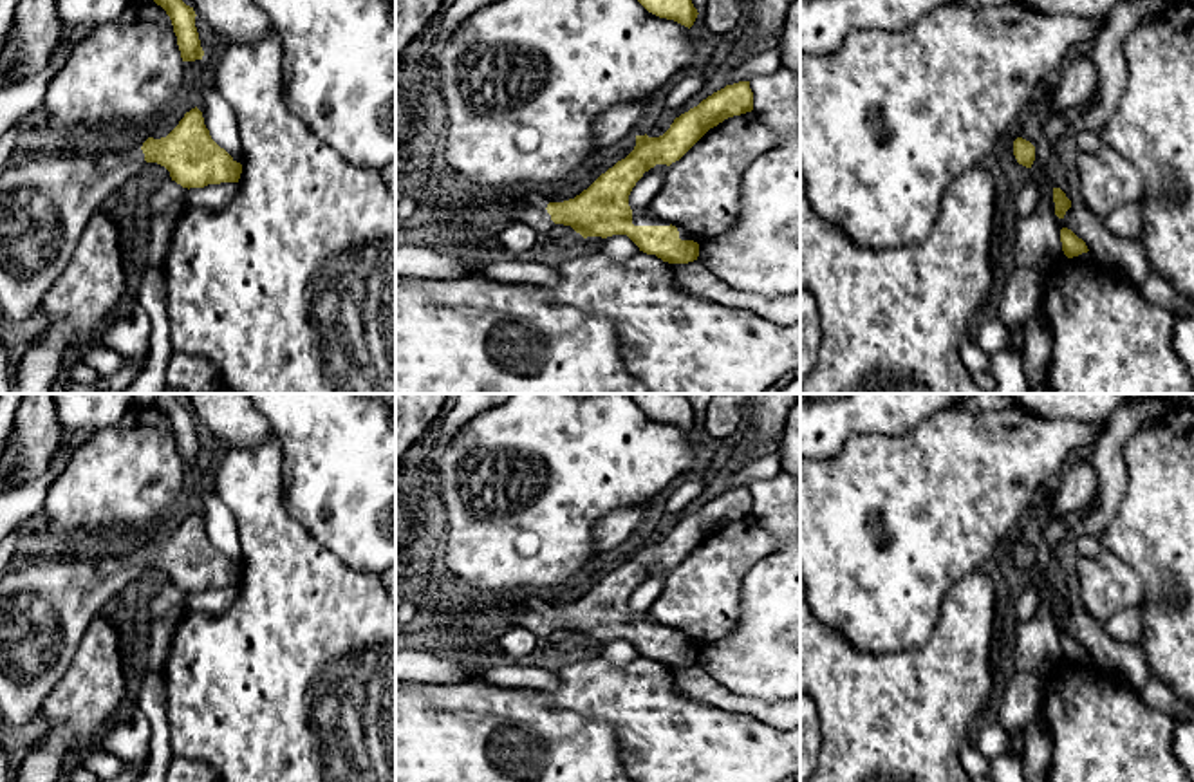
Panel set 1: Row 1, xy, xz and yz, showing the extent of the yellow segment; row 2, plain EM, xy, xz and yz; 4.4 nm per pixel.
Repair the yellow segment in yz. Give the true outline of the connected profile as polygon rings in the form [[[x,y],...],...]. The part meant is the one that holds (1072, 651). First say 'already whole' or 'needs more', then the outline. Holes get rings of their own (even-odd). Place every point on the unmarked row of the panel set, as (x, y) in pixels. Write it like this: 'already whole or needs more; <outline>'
already whole; [[[1062,632],[1060,634],[1060,647],[1062,647],[1062,656],[1068,663],[1078,661],[1082,657],[1087,657],[1087,650],[1082,643],[1078,643],[1071,634]]]

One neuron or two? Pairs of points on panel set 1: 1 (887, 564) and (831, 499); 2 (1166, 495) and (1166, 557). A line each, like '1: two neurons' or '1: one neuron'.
1: one neuron
2: one neuron

